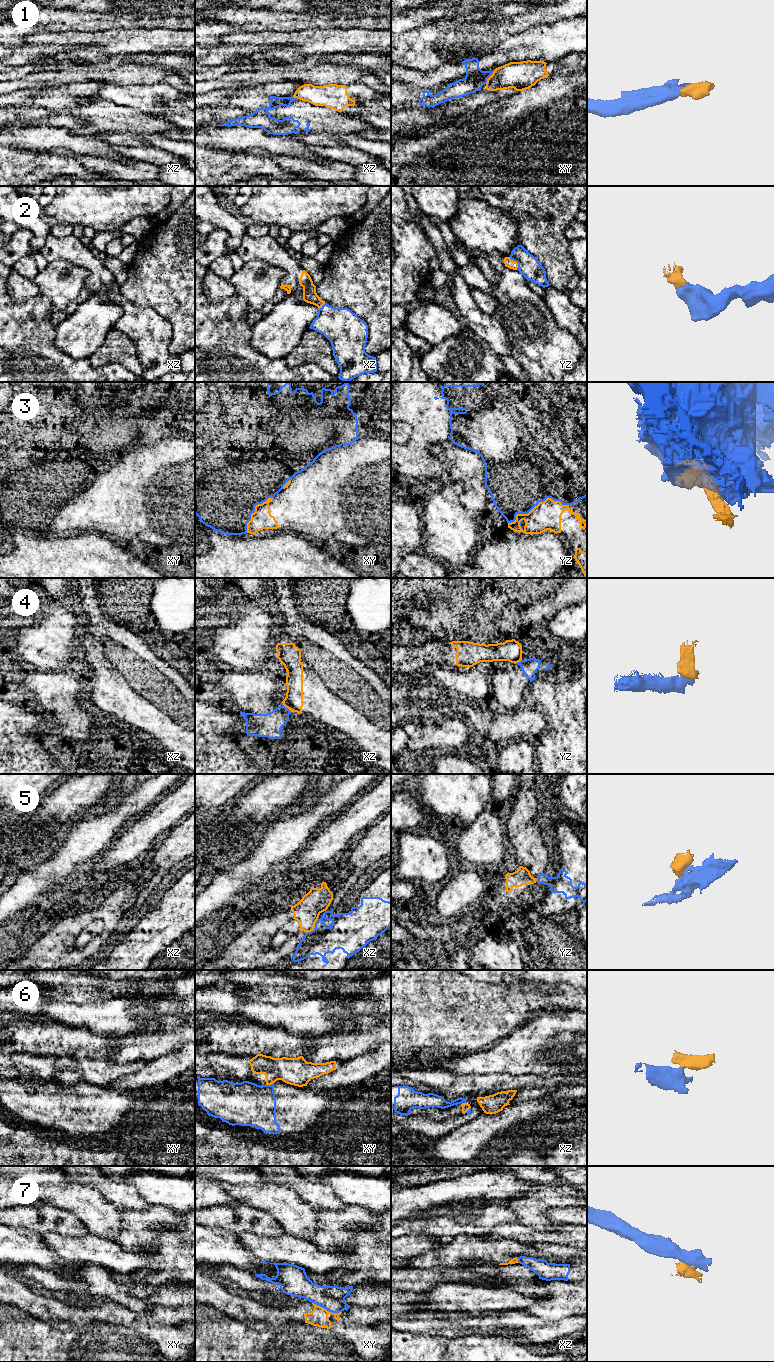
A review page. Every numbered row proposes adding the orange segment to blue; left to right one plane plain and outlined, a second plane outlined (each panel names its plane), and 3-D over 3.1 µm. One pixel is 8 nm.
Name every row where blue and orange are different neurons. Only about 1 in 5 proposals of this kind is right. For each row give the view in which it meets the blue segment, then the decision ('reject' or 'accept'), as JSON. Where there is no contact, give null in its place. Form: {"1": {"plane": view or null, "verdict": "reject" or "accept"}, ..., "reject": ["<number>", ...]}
{"1": {"plane": "xy", "verdict": "reject"}, "2": {"plane": "yz", "verdict": "accept"}, "3": {"plane": "yz", "verdict": "reject"}, "4": {"plane": "xz", "verdict": "reject"}, "5": {"plane": "xz", "verdict": "reject"}, "6": {"plane": "xy", "verdict": "reject"}, "7": {"plane": "xy", "verdict": "reject"}, "reject": ["1", "3", "4", "5", "6", "7"]}

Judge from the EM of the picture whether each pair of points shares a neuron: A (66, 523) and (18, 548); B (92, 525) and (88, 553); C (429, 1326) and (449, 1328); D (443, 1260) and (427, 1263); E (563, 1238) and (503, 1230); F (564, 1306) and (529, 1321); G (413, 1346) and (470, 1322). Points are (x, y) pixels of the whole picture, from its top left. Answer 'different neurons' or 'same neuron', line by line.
A: different neurons
B: different neurons
C: same neuron
D: same neuron
E: same neuron
F: different neurons
G: different neurons

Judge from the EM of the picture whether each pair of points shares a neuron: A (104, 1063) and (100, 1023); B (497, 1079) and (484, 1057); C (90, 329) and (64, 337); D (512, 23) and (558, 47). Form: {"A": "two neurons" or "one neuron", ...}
{"A": "two neurons", "B": "two neurons", "C": "one neuron", "D": "two neurons"}

